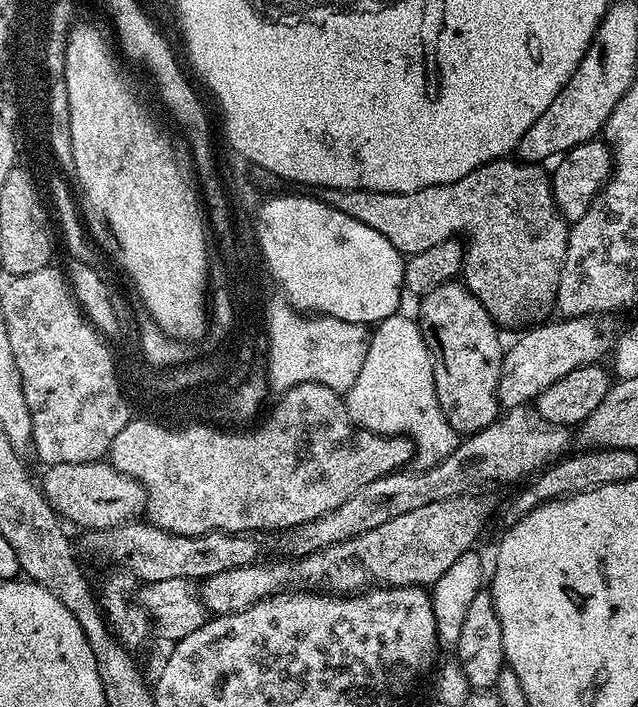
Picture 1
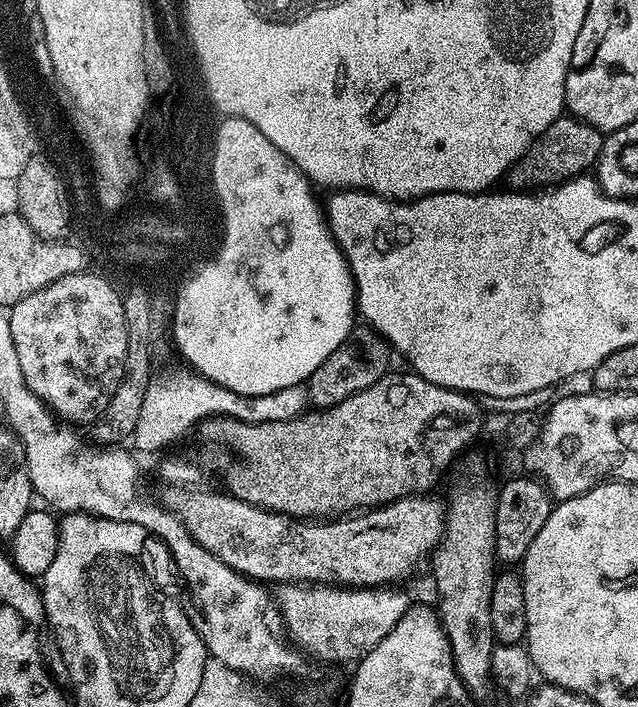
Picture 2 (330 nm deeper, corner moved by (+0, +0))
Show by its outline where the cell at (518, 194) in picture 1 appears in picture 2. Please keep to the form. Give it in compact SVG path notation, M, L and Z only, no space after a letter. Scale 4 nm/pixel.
M565 114L556 119L548 129L535 142L532 143L527 154L519 160L508 173L506 180L516 190L543 190L549 186L563 184L565 180L573 180L575 176L583 176L595 165L600 157L604 145L605 133L590 126L586 121L579 120L577 116Z

